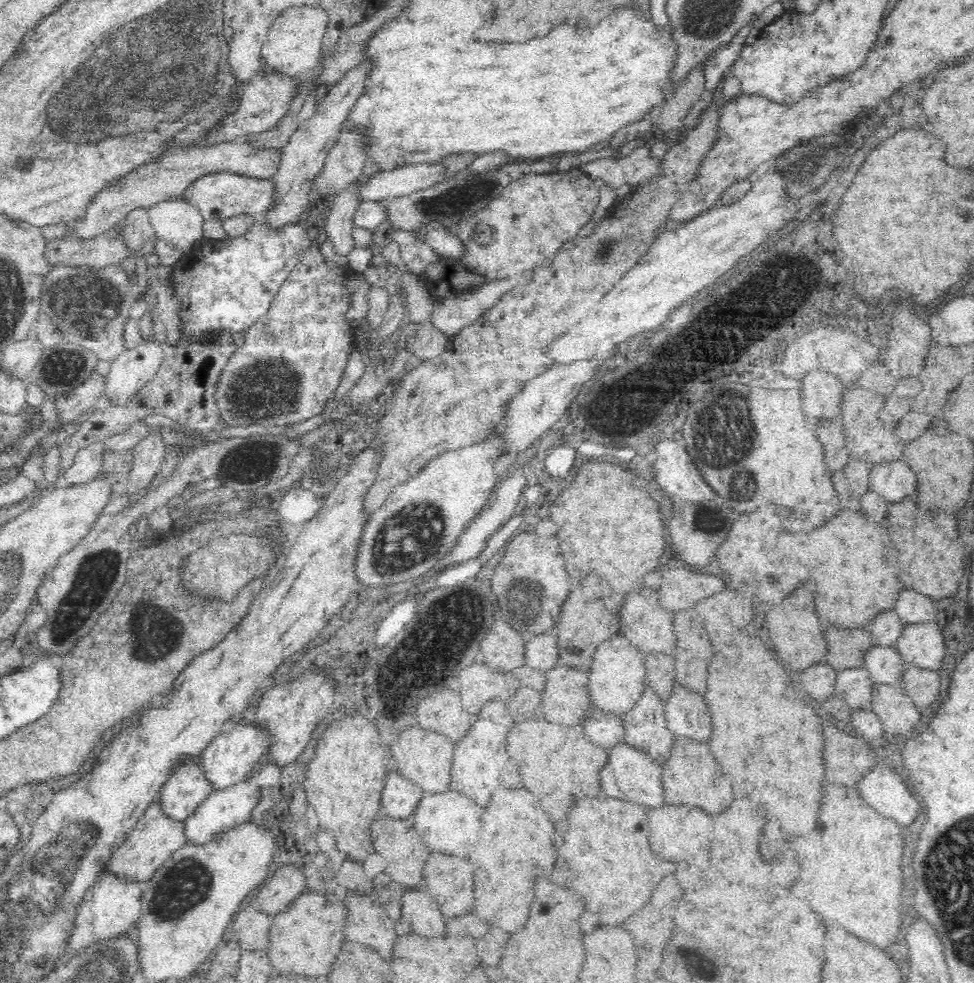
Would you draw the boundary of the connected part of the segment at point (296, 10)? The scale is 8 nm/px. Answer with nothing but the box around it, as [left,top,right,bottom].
[261,6,326,78]

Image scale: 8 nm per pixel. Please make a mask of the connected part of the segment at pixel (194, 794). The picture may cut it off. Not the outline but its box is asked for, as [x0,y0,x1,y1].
[156,763,212,822]

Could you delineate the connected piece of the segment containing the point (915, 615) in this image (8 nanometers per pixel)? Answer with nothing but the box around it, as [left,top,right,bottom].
[893,590,936,625]

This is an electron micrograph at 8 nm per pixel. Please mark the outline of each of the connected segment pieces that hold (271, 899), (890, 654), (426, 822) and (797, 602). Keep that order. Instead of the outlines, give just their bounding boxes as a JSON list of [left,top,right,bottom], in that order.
[[256,864,304,914],[864,644,905,683],[414,790,482,854],[767,589,826,668]]

